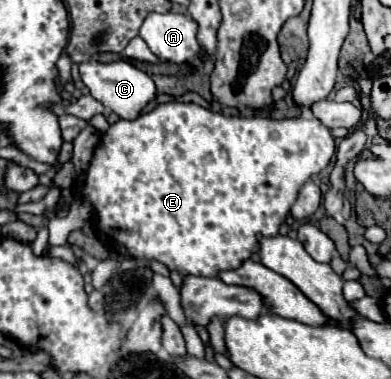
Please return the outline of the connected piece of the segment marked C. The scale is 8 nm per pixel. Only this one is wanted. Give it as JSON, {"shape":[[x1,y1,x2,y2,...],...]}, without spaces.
{"shape":[[87,61,79,65,79,73,81,73,81,81,89,87,91,95,101,101,101,105,105,109,111,109,113,113,117,113,121,119,137,119,139,111,155,97,157,89,153,79,139,71,137,67,133,67,127,61,117,61,117,63,99,63,99,61]]}

